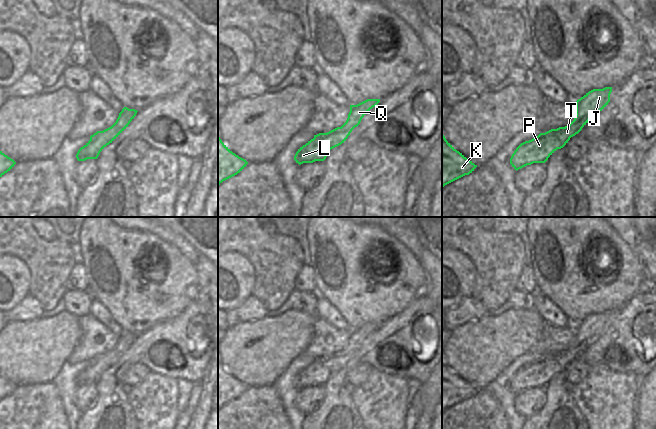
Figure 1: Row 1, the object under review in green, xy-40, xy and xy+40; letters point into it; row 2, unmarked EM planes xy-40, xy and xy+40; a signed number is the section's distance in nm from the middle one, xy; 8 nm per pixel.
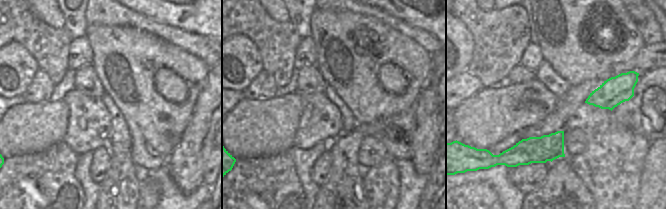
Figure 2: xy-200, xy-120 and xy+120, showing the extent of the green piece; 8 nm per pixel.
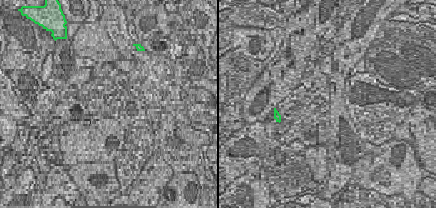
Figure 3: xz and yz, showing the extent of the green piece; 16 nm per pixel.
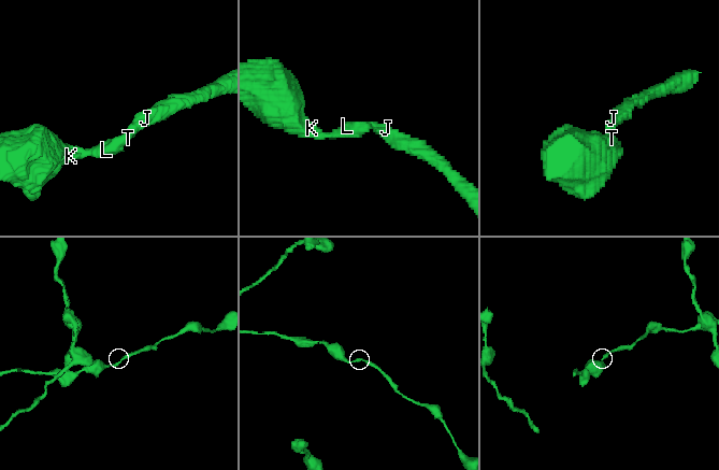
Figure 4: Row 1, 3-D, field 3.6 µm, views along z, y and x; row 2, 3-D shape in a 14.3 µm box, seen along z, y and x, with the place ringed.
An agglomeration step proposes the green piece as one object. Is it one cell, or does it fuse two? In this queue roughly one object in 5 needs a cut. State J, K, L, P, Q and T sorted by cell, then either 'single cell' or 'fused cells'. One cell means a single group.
J K L P Q T | single cell

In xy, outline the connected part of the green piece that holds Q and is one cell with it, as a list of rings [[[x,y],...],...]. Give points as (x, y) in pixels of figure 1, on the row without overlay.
[[[367,323],[357,329],[350,329],[350,336],[346,346],[327,357],[319,357],[300,371],[294,380],[299,389],[324,385],[331,373],[346,365],[352,354],[357,351],[362,342],[378,327],[380,323]]]

